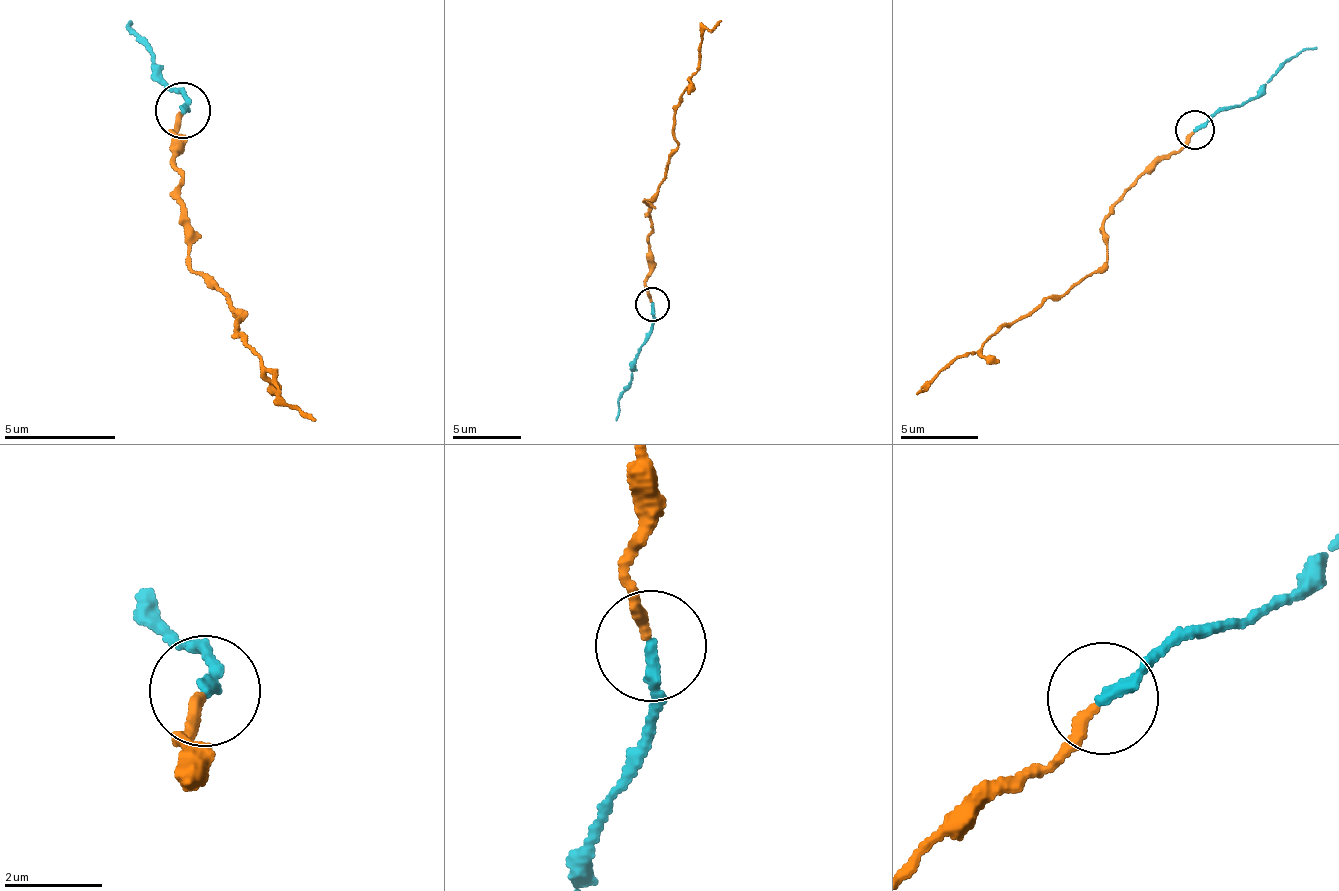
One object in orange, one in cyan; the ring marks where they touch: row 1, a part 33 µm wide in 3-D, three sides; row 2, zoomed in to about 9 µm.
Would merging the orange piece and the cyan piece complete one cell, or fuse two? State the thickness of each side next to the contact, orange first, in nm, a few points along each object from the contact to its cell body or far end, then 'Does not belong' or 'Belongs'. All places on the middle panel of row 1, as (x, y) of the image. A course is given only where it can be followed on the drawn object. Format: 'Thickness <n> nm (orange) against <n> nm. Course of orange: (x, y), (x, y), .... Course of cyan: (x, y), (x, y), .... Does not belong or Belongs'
Thickness 240 nm (orange) against 240 nm. Course of orange: (651, 303), (645, 201), (672, 159), (673, 117), (699, 39), (721, 22). Course of cyan: (651, 303), (654, 319), (619, 403), (617, 421). Belongs

